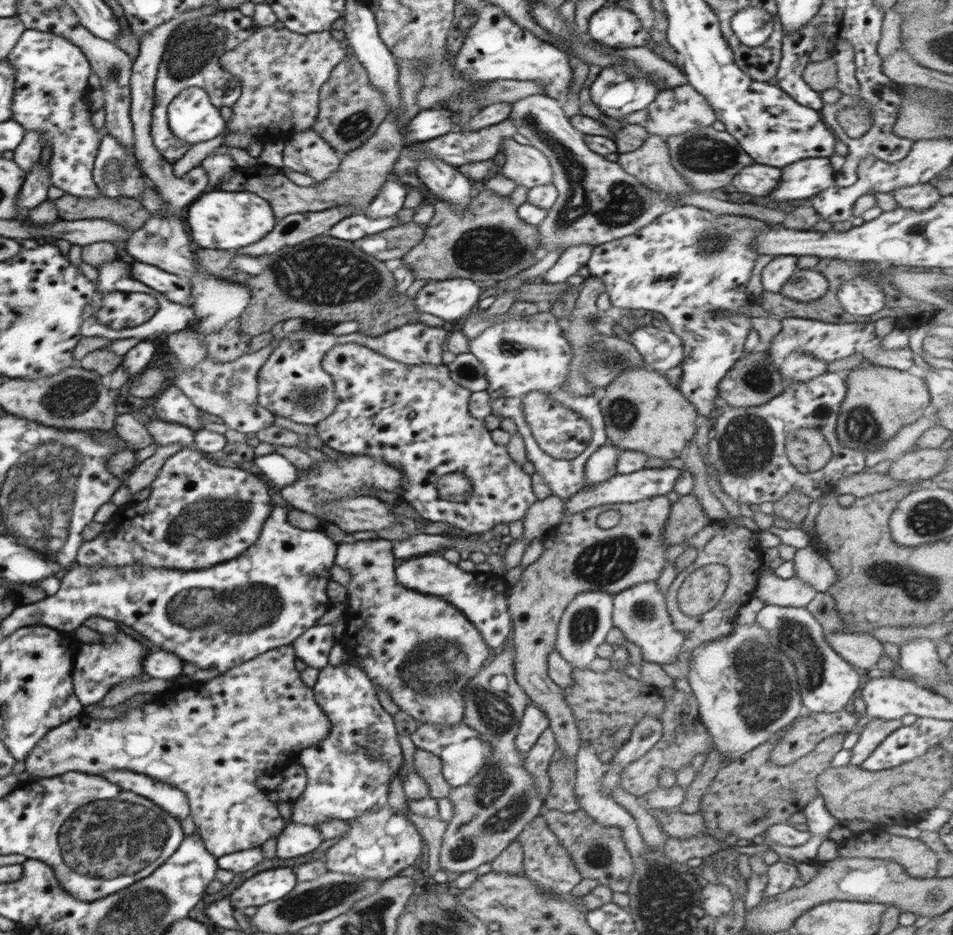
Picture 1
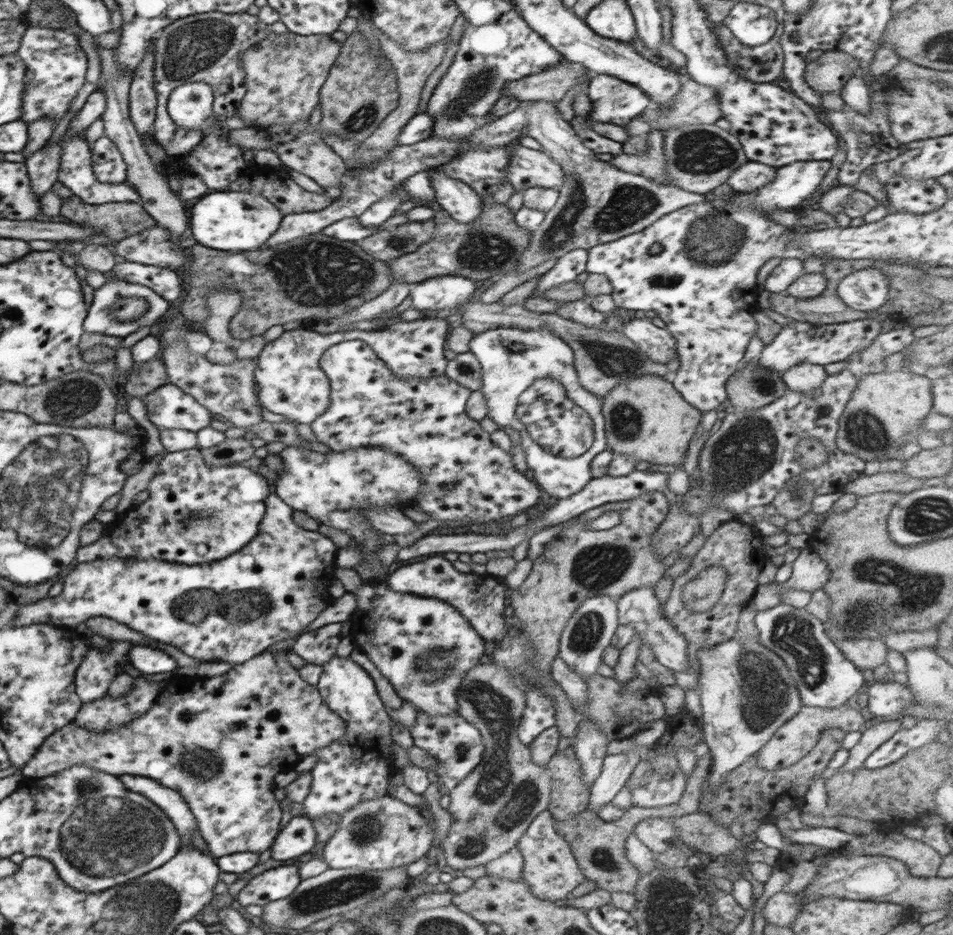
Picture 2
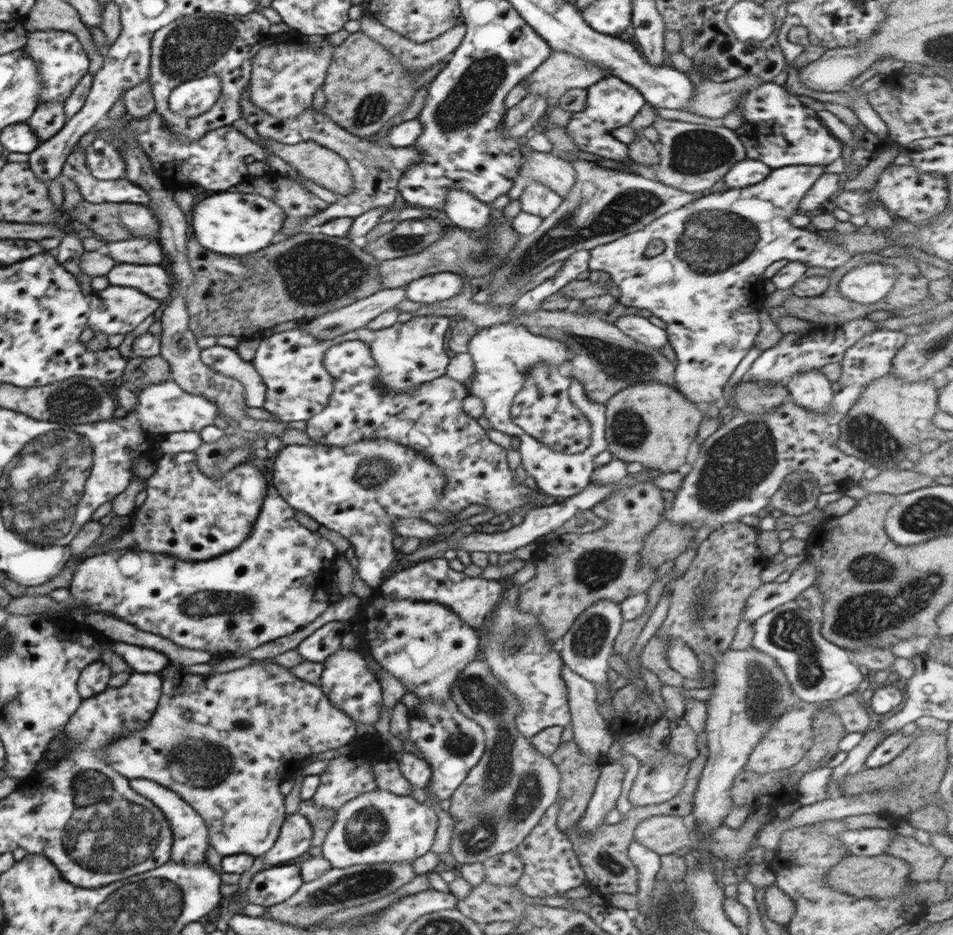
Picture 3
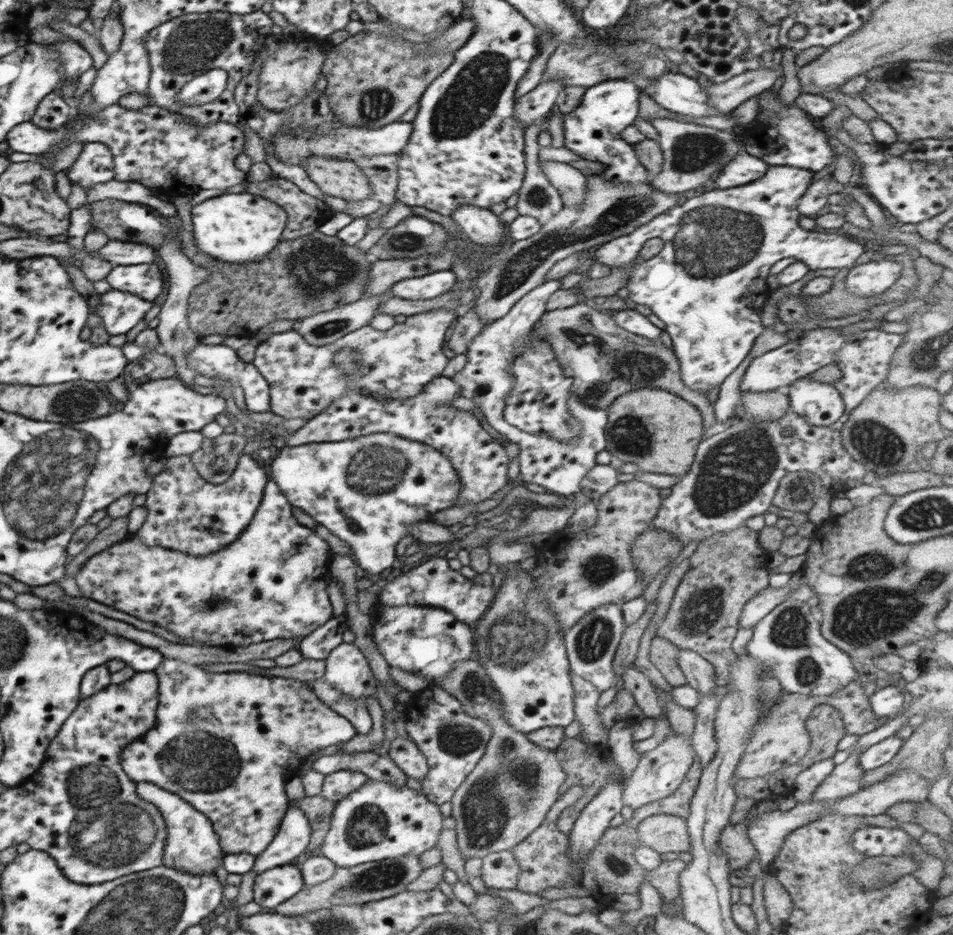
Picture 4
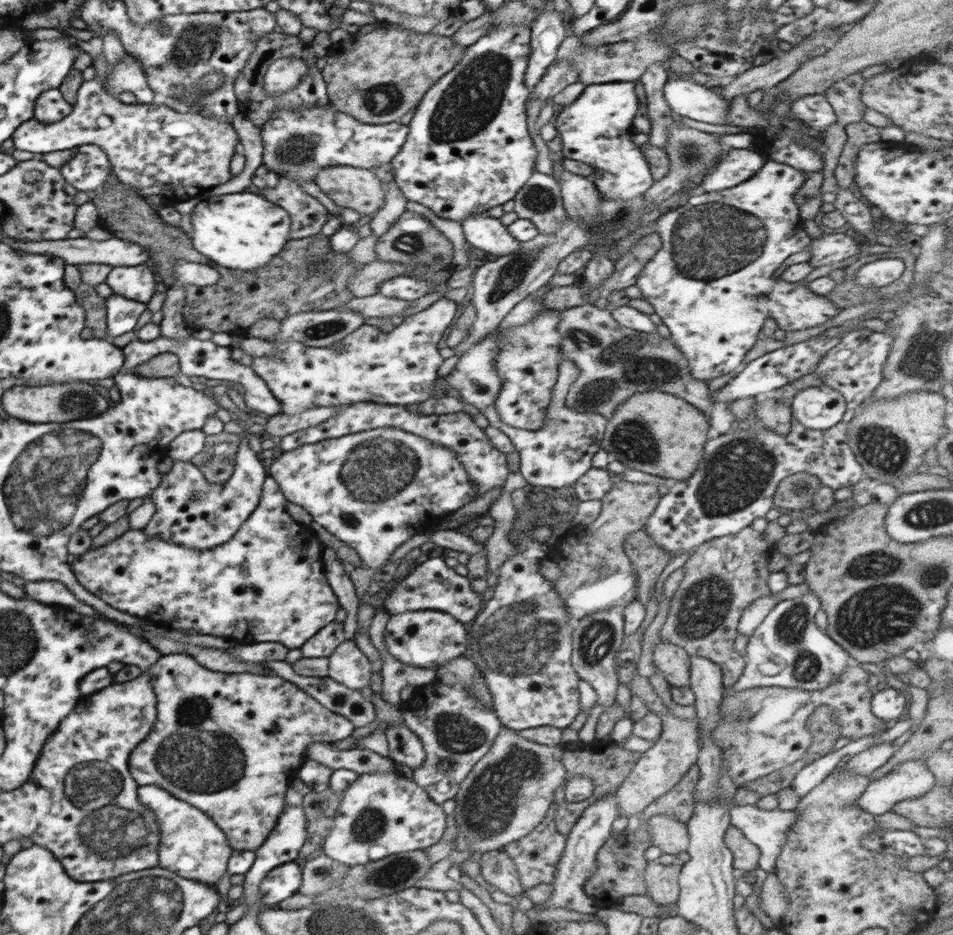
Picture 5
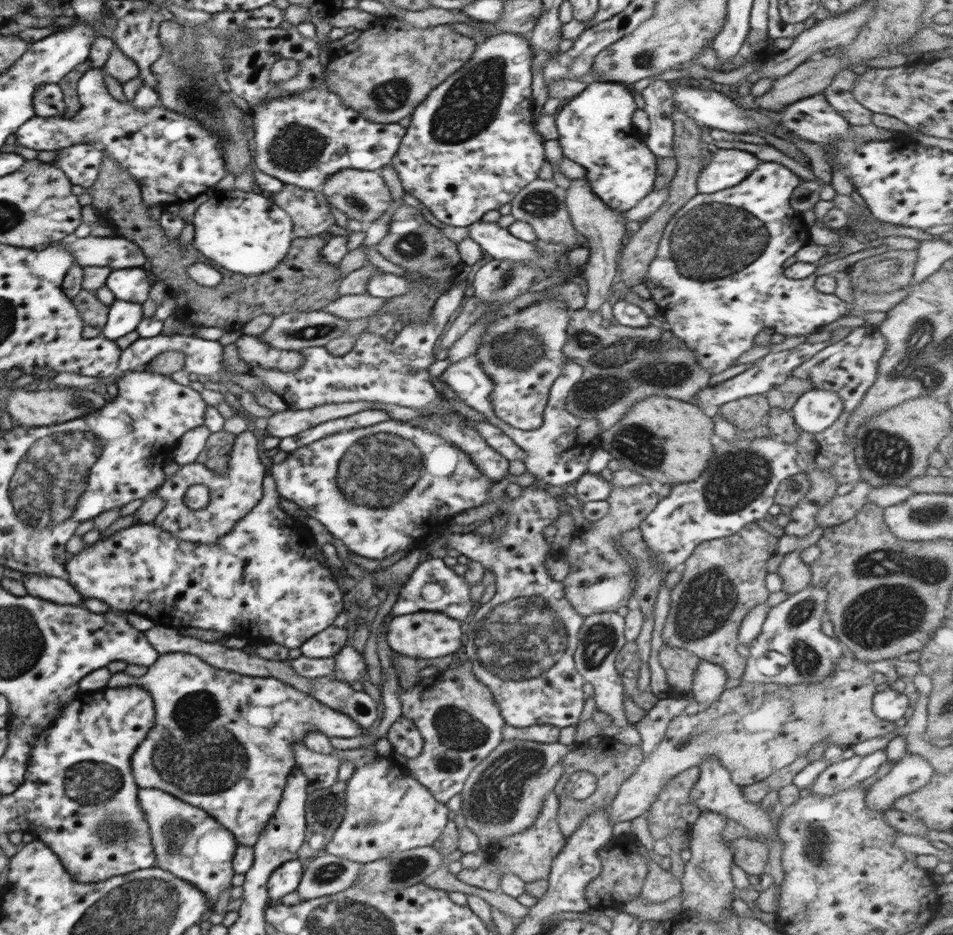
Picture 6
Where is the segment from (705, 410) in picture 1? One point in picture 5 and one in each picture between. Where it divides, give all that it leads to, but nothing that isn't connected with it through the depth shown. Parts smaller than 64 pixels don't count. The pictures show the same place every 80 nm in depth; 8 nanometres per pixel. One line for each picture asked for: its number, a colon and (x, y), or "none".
2: (701, 283)
3: (703, 285)
4: (709, 285)
5: (714, 282)

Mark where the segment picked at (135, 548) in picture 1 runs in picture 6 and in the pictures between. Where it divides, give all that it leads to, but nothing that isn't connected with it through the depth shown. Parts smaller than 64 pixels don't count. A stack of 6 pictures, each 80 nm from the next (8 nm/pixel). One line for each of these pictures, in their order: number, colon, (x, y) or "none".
2: (195, 514)
3: (187, 515)
4: (186, 513)
5: (218, 509)
6: (234, 490)

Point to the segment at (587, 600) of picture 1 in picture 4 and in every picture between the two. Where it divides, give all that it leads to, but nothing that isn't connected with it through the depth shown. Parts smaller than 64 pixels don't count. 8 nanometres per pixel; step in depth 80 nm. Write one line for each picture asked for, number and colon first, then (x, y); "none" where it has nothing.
2: (589, 630)
3: (587, 645)
4: (591, 642)

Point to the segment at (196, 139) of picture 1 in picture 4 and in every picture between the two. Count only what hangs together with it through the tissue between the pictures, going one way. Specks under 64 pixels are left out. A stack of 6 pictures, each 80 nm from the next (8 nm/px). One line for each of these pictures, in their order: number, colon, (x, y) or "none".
2: (191, 105)
3: (192, 98)
4: (205, 88)

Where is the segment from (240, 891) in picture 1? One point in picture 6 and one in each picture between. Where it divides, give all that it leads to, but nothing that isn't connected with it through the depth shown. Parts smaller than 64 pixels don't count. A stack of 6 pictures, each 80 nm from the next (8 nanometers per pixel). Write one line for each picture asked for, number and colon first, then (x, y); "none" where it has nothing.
2: (275, 883)
3: (268, 887)
4: (271, 887)
5: (281, 883)
6: (285, 879)

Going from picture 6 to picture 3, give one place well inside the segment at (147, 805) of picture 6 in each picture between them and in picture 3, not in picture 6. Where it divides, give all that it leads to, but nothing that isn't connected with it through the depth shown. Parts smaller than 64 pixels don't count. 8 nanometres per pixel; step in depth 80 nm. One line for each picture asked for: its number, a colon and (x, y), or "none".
3: (191, 839)
4: (191, 846)
5: (191, 845)

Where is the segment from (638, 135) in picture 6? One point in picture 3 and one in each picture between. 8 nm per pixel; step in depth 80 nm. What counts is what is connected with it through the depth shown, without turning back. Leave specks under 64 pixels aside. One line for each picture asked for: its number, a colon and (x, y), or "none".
3: (611, 102)
4: (592, 130)
5: (594, 129)

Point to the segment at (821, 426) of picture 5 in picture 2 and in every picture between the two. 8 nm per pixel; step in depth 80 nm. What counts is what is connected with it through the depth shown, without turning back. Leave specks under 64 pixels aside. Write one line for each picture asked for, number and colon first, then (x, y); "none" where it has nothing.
2: (805, 379)
3: (811, 390)
4: (820, 403)

